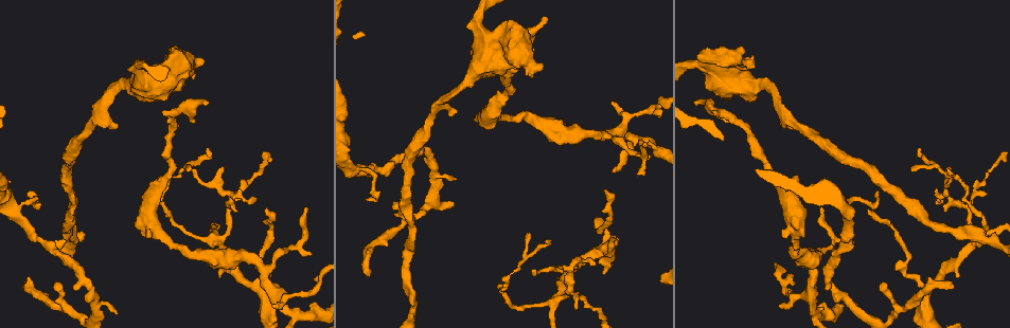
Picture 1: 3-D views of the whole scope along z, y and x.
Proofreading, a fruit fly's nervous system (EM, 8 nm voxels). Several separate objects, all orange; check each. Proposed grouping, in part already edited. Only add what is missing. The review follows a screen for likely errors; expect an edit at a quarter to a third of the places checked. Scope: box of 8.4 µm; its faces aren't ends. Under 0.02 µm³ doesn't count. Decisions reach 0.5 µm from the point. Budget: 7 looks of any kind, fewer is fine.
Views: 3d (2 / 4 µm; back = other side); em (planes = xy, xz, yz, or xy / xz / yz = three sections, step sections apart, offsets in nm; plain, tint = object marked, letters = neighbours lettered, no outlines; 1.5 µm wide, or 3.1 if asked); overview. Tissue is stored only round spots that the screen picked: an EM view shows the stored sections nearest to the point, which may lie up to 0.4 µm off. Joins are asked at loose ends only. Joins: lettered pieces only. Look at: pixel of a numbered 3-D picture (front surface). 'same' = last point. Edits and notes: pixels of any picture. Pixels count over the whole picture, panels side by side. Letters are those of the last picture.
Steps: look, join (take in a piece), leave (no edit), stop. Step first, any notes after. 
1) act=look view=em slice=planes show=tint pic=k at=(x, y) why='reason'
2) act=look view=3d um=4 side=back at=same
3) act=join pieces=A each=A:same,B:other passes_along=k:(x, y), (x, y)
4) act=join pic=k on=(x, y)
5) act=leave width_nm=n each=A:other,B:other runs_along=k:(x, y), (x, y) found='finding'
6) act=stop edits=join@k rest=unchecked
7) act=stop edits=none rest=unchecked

act=look view=3d um=2 pic=1 at=(638, 173) why='an open end'

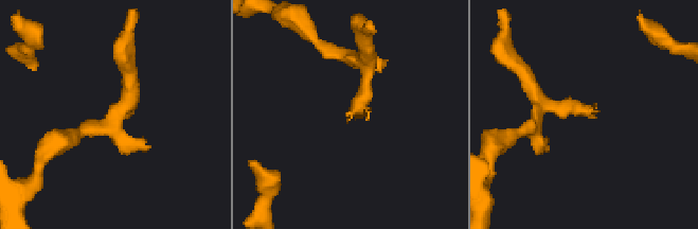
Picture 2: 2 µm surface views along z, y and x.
act=look view=em slice=xz step=8 show=plain pic=2 at=(594, 109)

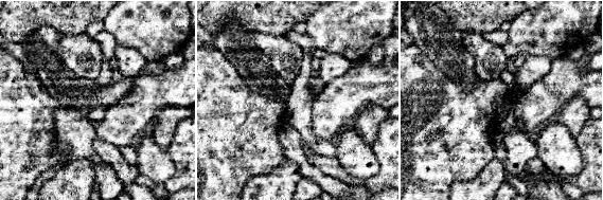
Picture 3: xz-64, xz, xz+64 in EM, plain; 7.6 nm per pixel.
act=look view=em slice=xz step=8 show=letters at=same why='what lies round it'

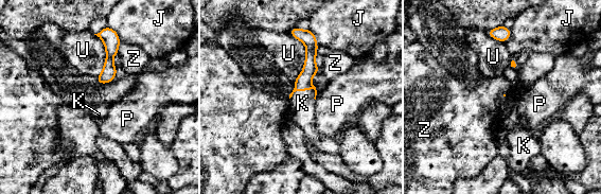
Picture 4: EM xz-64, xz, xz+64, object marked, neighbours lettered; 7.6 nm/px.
act=join pieces=K each=J:other,K:same,P:other,U:other,Z:other passes_along=4:(303, 82), (301, 90), (302, 103) found='the cell continues'

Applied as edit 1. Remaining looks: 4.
act=look view=overview

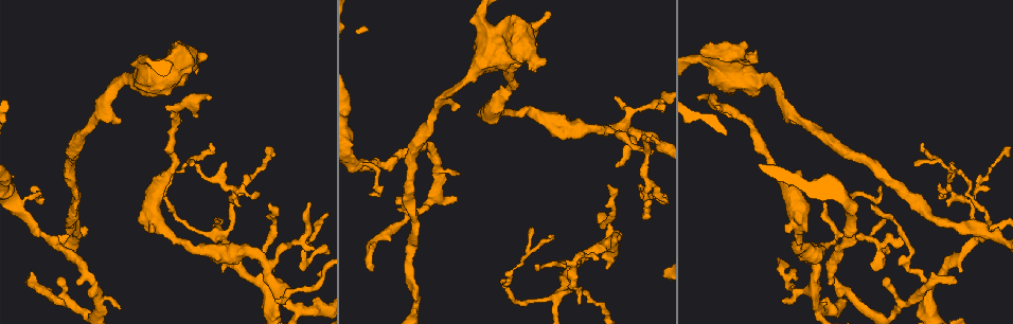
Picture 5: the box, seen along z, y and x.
act=look view=3d um=4 pic=5 at=(119, 310) why='an open end'

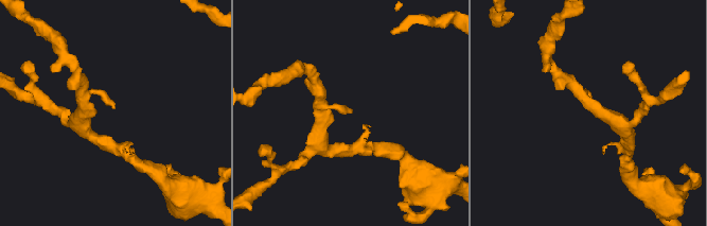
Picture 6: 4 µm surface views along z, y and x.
act=look view=em slice=planes show=tint pic=6 at=(352, 113) why='now the EM'

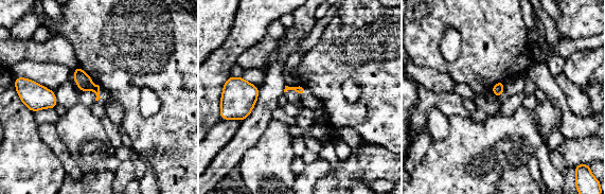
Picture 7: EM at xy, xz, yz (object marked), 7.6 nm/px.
act=look view=em slice=planes show=letters at=same

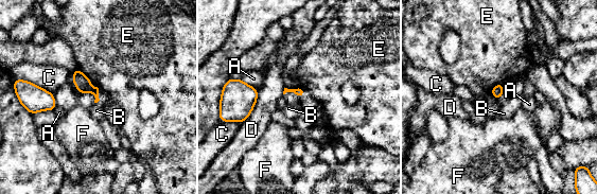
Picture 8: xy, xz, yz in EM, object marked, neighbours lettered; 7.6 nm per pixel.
act=leave each=A:other,B:other,C:other,D:other,E:other,F:other border=8:(77, 68), (91, 82) found='none of them fits'

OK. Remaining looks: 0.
act=stop edits=join@4 rest=unchecked

